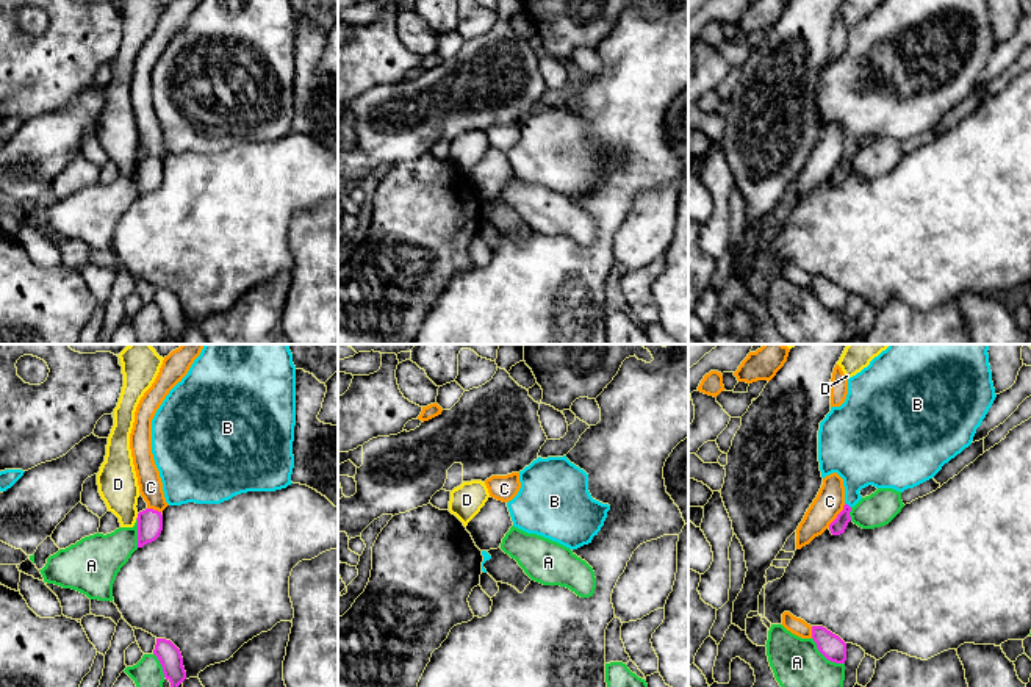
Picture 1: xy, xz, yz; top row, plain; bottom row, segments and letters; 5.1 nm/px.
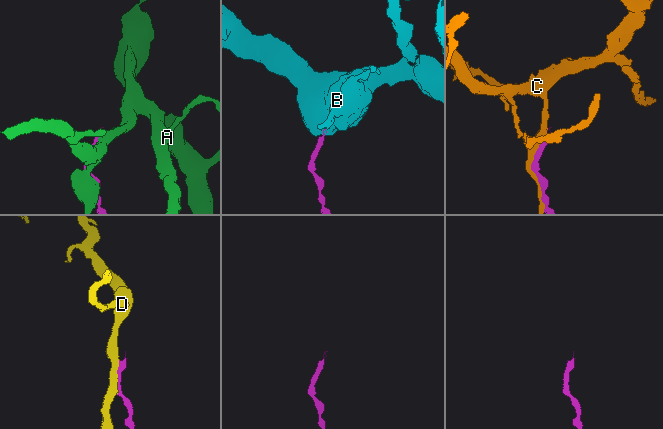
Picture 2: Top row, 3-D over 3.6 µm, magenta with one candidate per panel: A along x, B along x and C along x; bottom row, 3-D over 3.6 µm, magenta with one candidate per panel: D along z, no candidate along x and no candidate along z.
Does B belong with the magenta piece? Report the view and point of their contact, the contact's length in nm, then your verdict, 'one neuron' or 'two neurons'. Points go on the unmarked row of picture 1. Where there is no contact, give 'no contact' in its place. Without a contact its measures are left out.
yz (848, 155) | 40 nm | two neurons

